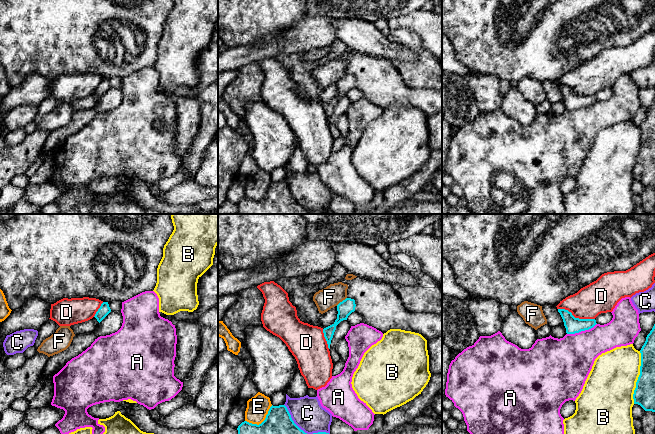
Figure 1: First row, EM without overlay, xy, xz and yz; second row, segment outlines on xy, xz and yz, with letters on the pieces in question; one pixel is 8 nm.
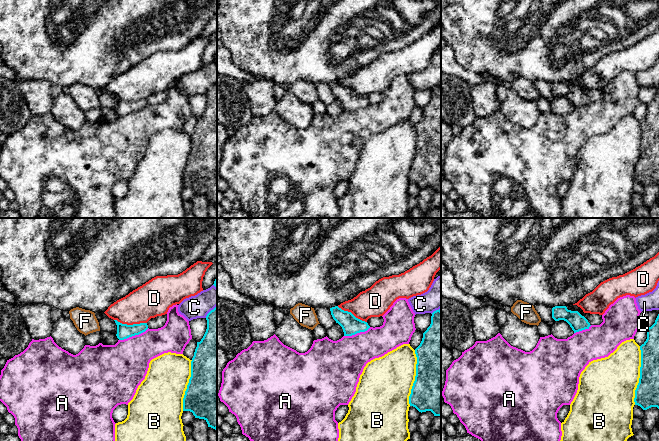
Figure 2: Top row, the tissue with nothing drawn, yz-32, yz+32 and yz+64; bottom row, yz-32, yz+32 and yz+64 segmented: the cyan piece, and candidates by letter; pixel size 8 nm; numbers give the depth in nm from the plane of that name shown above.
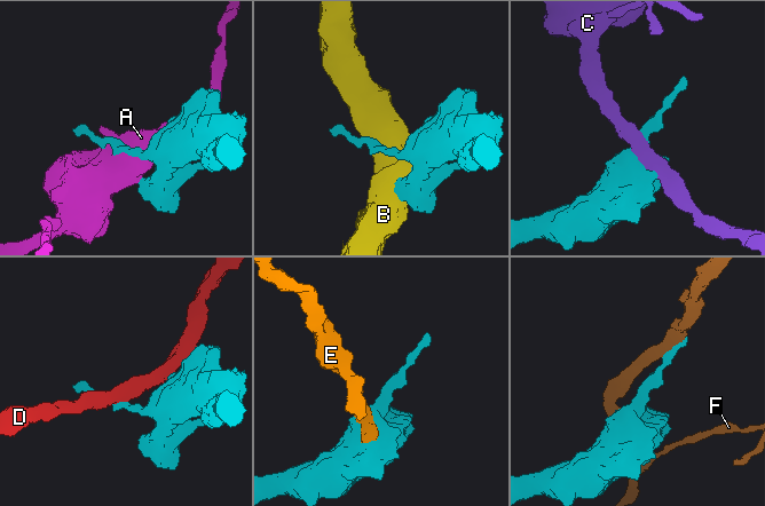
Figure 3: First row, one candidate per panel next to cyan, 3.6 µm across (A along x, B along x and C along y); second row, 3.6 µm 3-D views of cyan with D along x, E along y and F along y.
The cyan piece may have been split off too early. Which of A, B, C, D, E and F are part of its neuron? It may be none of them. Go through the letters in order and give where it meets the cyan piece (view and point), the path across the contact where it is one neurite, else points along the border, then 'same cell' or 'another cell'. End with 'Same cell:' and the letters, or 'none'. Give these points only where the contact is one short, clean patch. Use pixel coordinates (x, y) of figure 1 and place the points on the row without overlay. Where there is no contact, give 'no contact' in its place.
A: yz (581, 106) | another cell
B: yz (638, 153) | another cell
C: xz (302, 206) | another cell
D: yz (576, 94) | along yz (558, 84), (568, 86), (575, 93), (594, 95) | another cell
E: xz (262, 198) | another cell
F: xz (342, 77) | another cell
Same cell: none

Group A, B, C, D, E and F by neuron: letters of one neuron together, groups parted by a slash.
A / B / C / D / E / F

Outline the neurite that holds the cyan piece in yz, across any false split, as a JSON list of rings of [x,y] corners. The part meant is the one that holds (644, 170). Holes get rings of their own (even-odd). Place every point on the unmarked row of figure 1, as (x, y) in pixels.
[[[655,100],[641,126],[640,151],[633,175],[645,187],[655,188]]]

